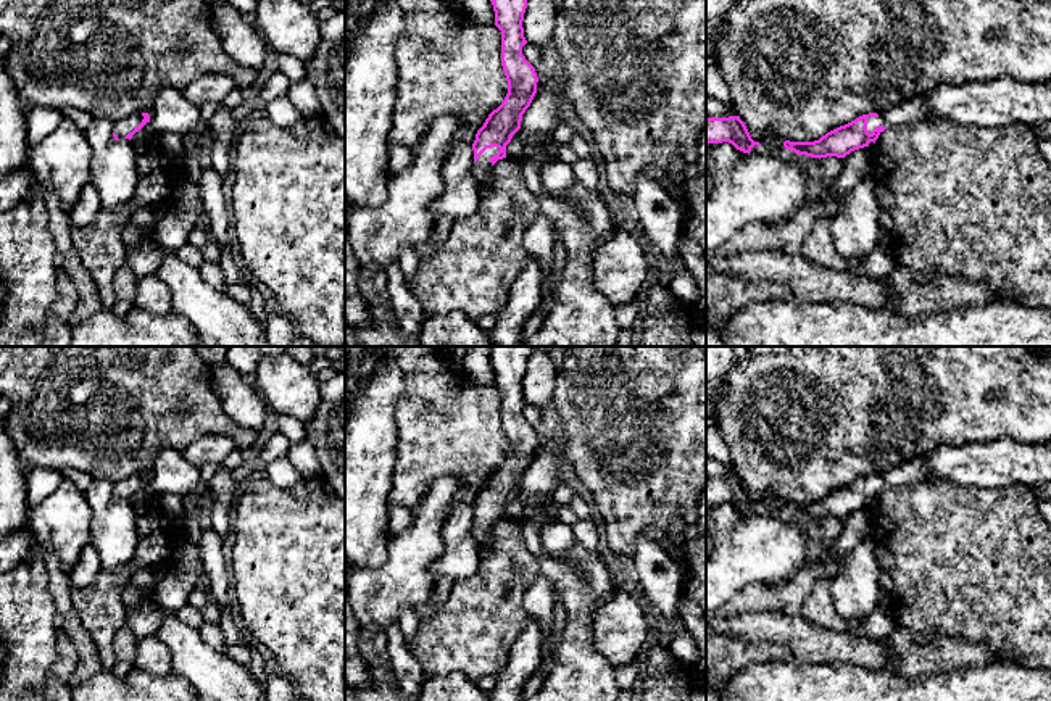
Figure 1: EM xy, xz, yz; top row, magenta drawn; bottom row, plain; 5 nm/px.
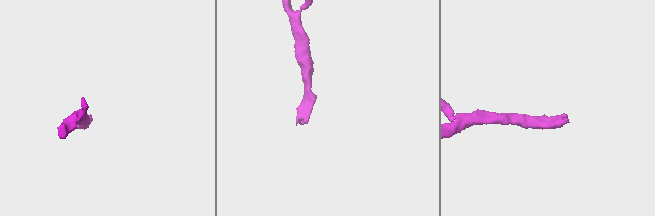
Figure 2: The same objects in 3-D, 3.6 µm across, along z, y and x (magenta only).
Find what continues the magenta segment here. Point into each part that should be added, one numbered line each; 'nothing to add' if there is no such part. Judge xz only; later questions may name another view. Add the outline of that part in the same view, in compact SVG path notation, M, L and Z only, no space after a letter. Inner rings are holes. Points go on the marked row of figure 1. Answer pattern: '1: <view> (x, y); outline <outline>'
1: xz (481, 168); outline M496 147L487 148L472 166L479 195L490 184L490 168L492 168L490 158L493 155L496 155L498 151L500 151L500 148L496 148Z

